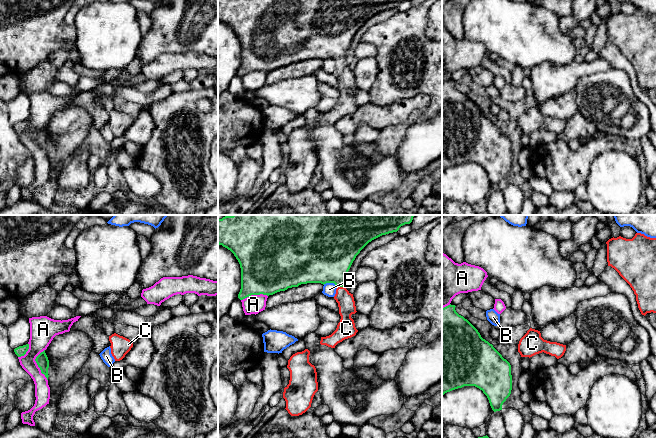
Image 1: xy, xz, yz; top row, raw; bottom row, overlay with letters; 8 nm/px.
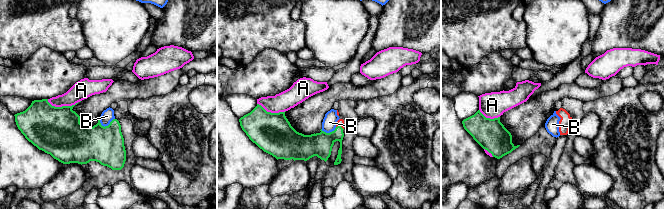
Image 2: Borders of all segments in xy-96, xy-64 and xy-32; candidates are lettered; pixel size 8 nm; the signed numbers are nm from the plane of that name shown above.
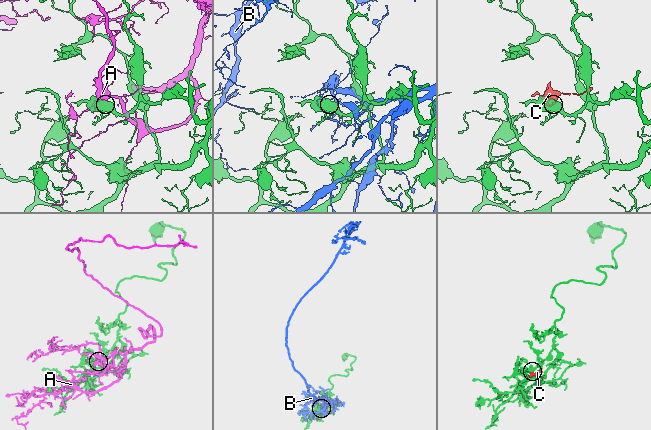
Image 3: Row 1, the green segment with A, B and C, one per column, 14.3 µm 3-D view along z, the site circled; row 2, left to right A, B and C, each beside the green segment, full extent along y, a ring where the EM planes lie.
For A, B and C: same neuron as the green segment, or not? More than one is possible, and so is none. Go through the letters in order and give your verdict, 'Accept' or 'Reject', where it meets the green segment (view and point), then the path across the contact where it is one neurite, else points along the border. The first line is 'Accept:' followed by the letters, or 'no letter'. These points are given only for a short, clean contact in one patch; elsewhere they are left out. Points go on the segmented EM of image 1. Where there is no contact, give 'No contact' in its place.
Accept: C
A: Reject. Touches green at xy (37, 364)
B: Reject. Touches green at xz (330, 282)
C: Accept. Touches green at xz (340, 286). Path across: xz (327, 258), (331, 262), (340, 286), (345, 300)

